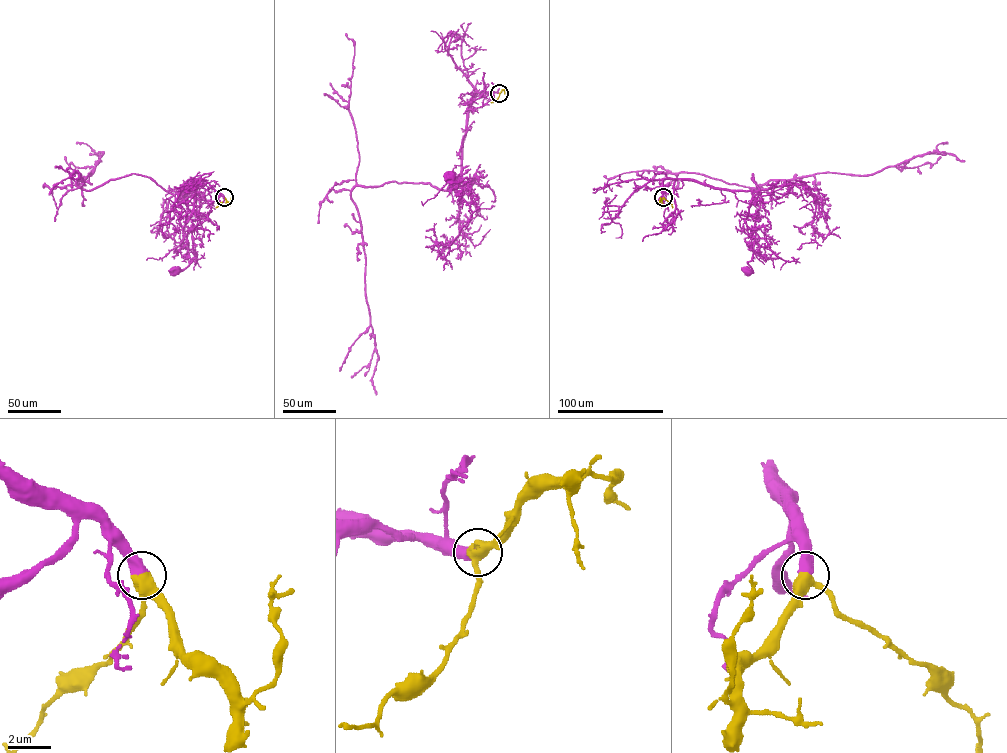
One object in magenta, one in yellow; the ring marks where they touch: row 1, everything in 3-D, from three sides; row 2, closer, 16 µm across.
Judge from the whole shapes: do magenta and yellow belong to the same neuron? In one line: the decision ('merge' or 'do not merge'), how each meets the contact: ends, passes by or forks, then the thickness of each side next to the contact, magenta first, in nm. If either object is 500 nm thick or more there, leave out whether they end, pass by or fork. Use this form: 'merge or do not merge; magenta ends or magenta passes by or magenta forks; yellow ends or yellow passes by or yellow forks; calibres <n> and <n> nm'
merge; calibres 550 and 440 nm

